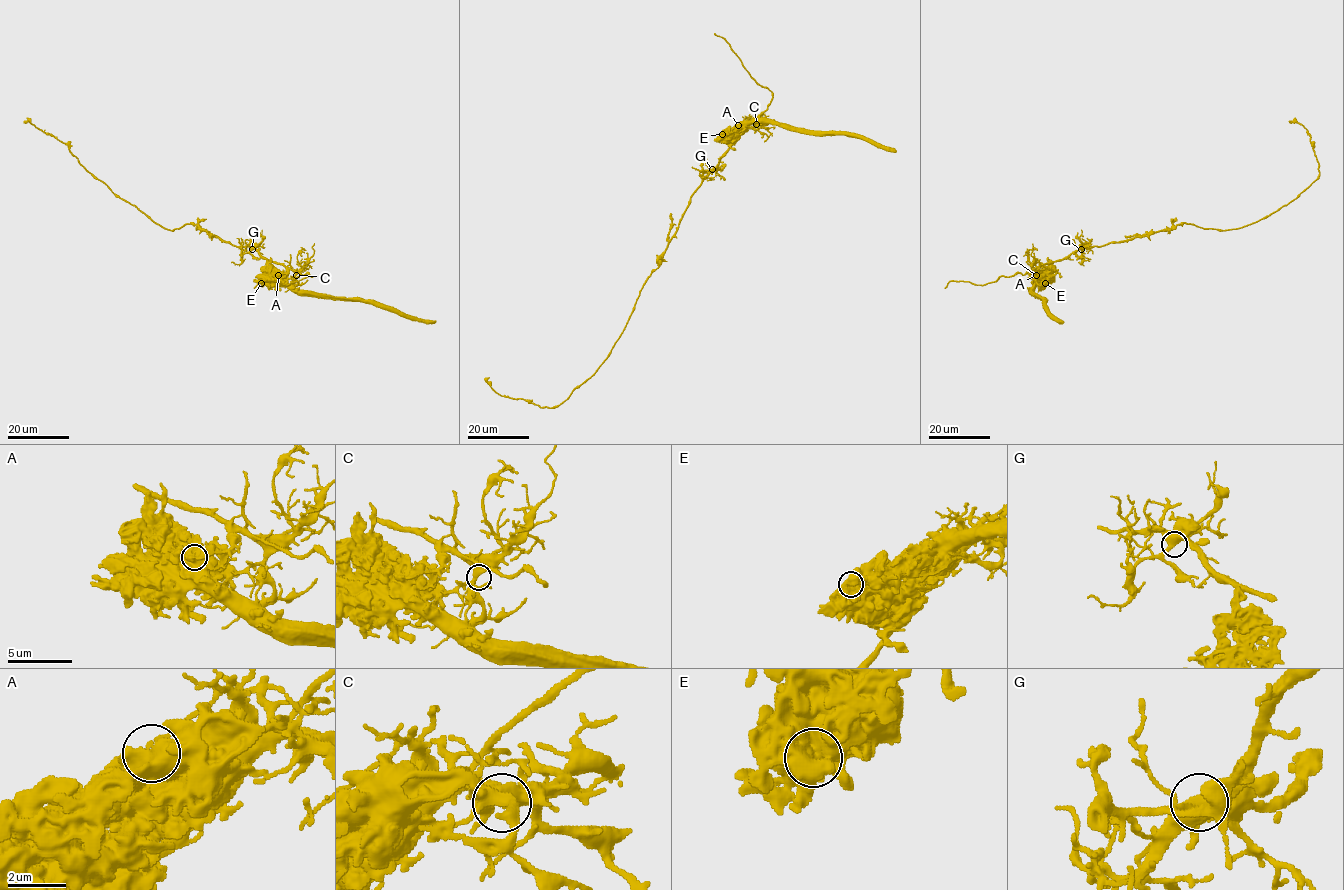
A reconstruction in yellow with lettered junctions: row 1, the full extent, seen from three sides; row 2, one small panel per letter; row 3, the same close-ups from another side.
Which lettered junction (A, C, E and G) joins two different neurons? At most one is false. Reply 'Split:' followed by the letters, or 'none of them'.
Split: A

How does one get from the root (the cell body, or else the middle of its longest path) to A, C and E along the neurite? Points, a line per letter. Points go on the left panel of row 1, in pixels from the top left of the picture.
A: (209, 232), (233, 246), (252, 246), (263, 258), (283, 264), (287, 273), (278, 275)
C: (209, 232), (233, 246), (252, 246), (263, 258), (282, 263), (296, 275)
E: (209, 232), (233, 246), (252, 246), (263, 258), (286, 267), (286, 273), (261, 283)

